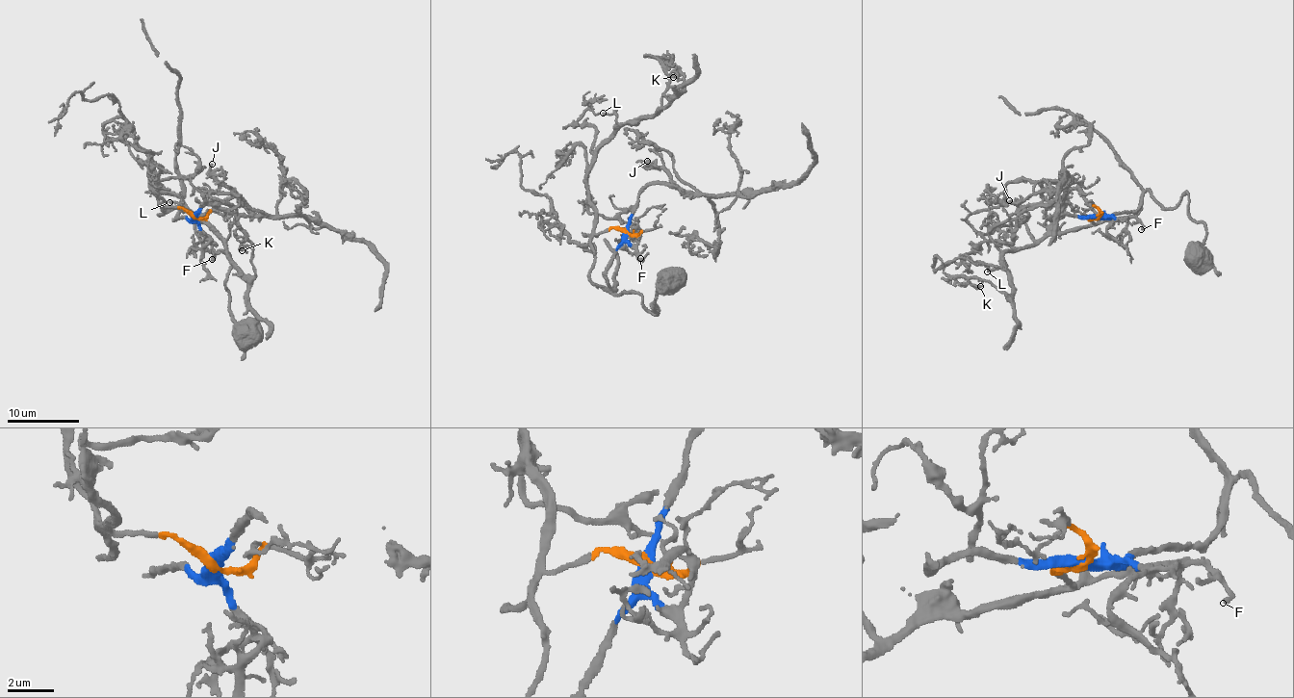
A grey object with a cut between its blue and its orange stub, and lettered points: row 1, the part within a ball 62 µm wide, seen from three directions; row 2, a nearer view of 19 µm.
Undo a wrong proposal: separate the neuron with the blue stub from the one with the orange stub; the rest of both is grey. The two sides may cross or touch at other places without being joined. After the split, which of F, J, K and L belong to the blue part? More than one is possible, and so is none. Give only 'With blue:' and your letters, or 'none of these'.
With blue: F, J

